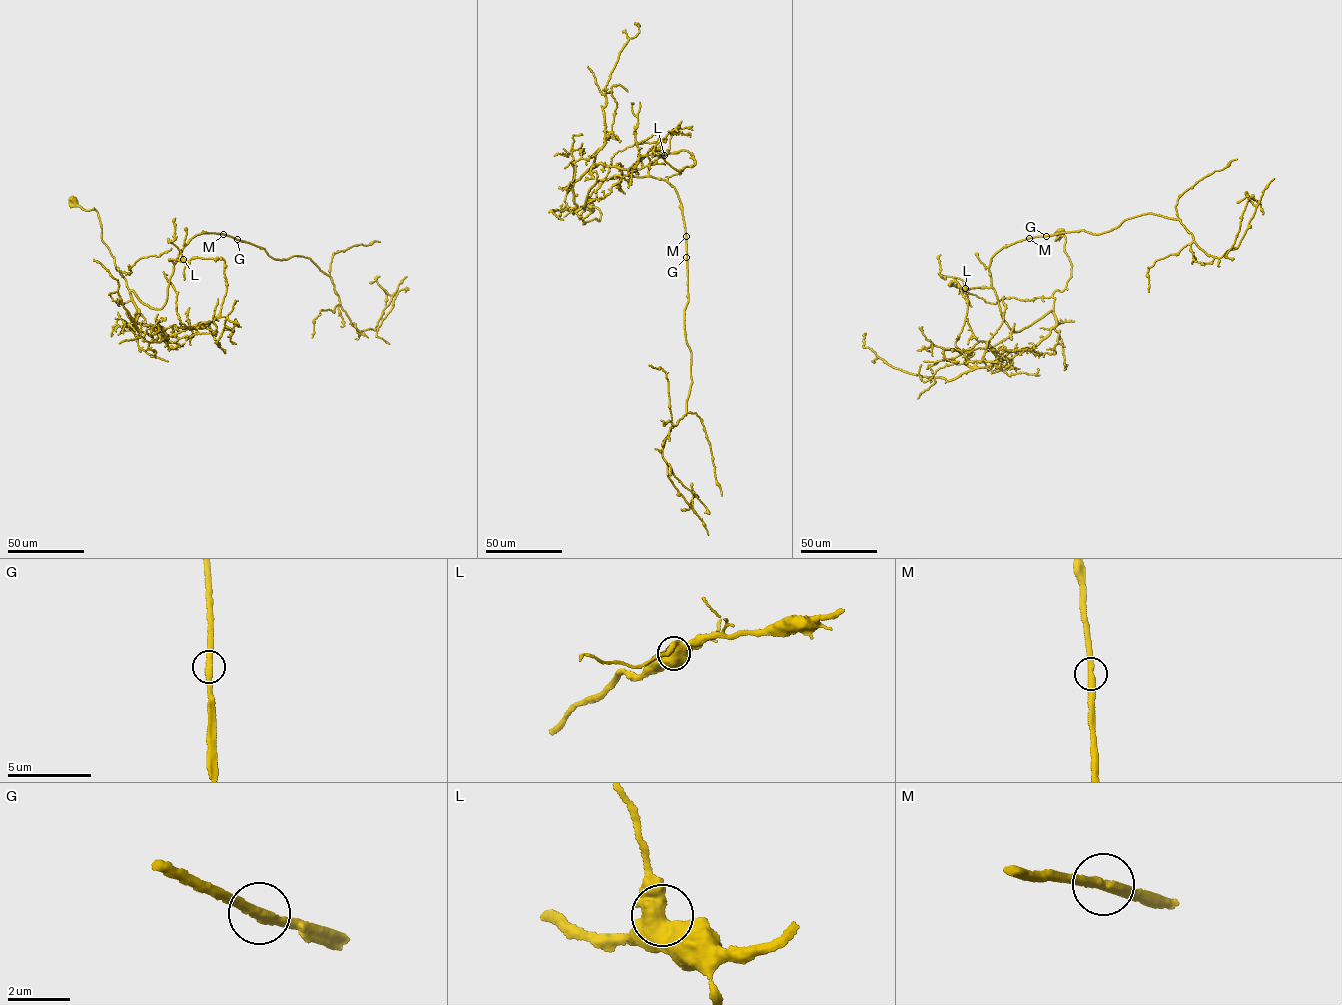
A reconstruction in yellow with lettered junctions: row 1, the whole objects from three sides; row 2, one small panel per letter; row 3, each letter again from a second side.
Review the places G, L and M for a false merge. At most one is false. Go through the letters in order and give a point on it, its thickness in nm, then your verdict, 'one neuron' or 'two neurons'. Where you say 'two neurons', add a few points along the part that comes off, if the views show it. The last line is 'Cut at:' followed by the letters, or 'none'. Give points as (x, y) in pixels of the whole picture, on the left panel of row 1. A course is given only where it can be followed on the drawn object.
G: at (237, 239); 320 nm thick; one neuron
L: at (183, 259); 650 nm thick; one neuron
M: at (223, 234); 320 nm thick; one neuron
Cut at: none

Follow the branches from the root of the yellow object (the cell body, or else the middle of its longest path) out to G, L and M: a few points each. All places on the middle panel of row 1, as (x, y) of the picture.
G: (591, 207), (600, 210), (600, 220), (583, 224), (580, 207), (599, 181), (665, 180), (680, 201), (686, 257)
L: (591, 207), (600, 210), (600, 220), (583, 224), (580, 207), (596, 183), (647, 176), (649, 163), (664, 155)
M: (591, 207), (600, 210), (600, 220), (583, 224), (580, 207), (599, 181), (662, 179), (675, 188), (686, 237)

